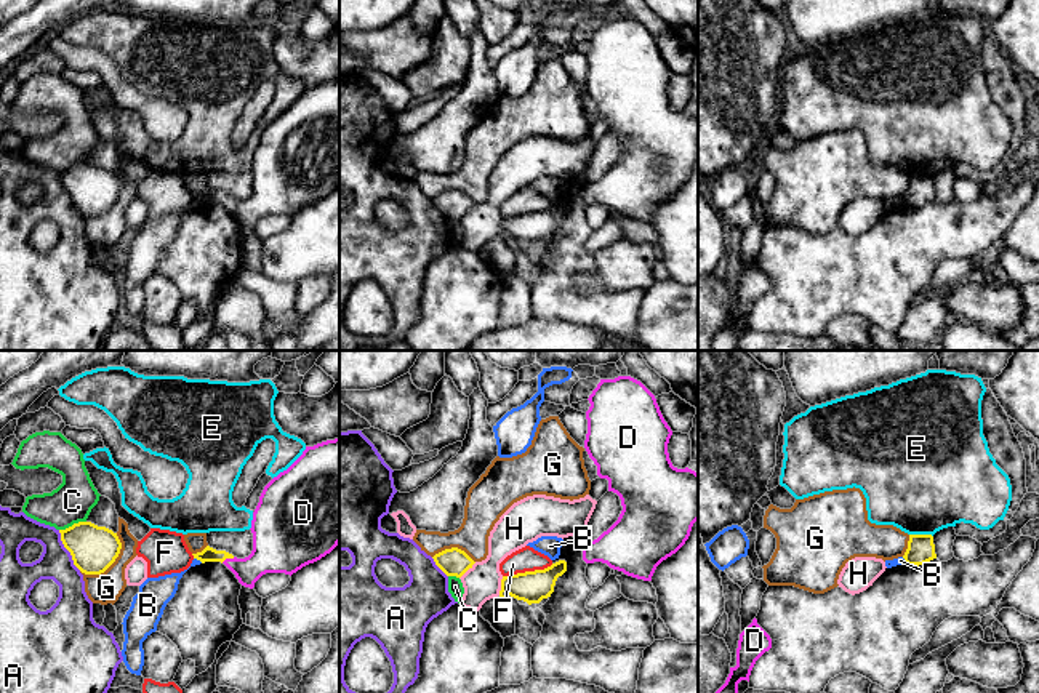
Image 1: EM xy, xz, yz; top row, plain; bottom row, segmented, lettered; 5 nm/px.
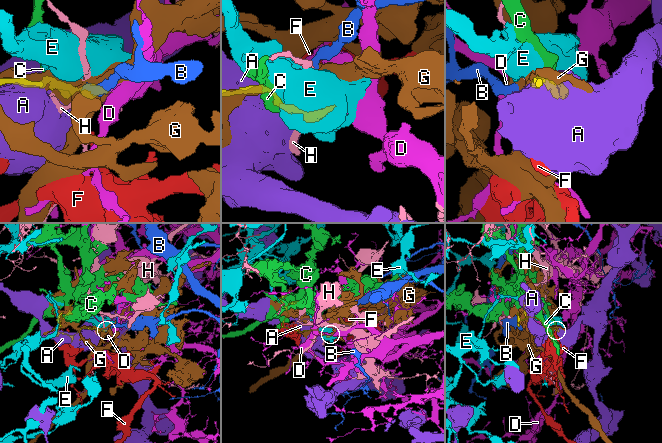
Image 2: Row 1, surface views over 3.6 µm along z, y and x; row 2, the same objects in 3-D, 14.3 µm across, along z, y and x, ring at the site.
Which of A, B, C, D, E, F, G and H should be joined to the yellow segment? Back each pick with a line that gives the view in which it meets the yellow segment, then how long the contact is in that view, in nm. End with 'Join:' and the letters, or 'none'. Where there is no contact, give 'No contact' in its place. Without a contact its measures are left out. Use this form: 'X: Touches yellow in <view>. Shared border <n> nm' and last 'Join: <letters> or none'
D: Touches yellow in xy. Shared border 80 nm
Join: D

